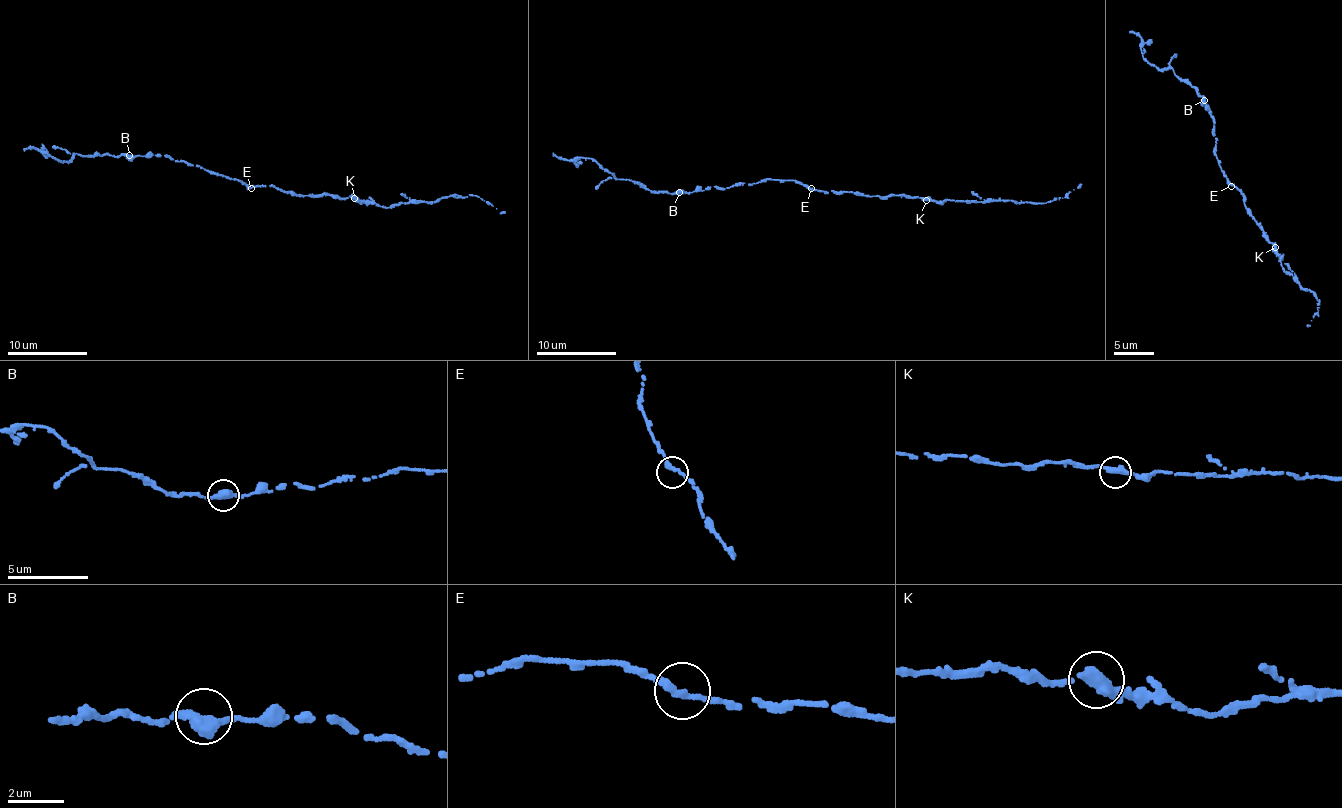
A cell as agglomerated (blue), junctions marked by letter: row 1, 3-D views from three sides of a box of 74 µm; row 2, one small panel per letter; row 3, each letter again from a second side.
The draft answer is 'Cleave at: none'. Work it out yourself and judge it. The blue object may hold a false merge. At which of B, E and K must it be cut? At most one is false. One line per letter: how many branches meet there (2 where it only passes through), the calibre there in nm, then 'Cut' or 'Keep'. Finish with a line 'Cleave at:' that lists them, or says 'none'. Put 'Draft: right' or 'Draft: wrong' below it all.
B: Branches: 2. Thickness 380 nm. Keep
E: Branches: 2. Thickness 280 nm. Keep
K: Branches: 2. Thickness 400 nm. Cut
Cleave at: K
Draft: wrong

